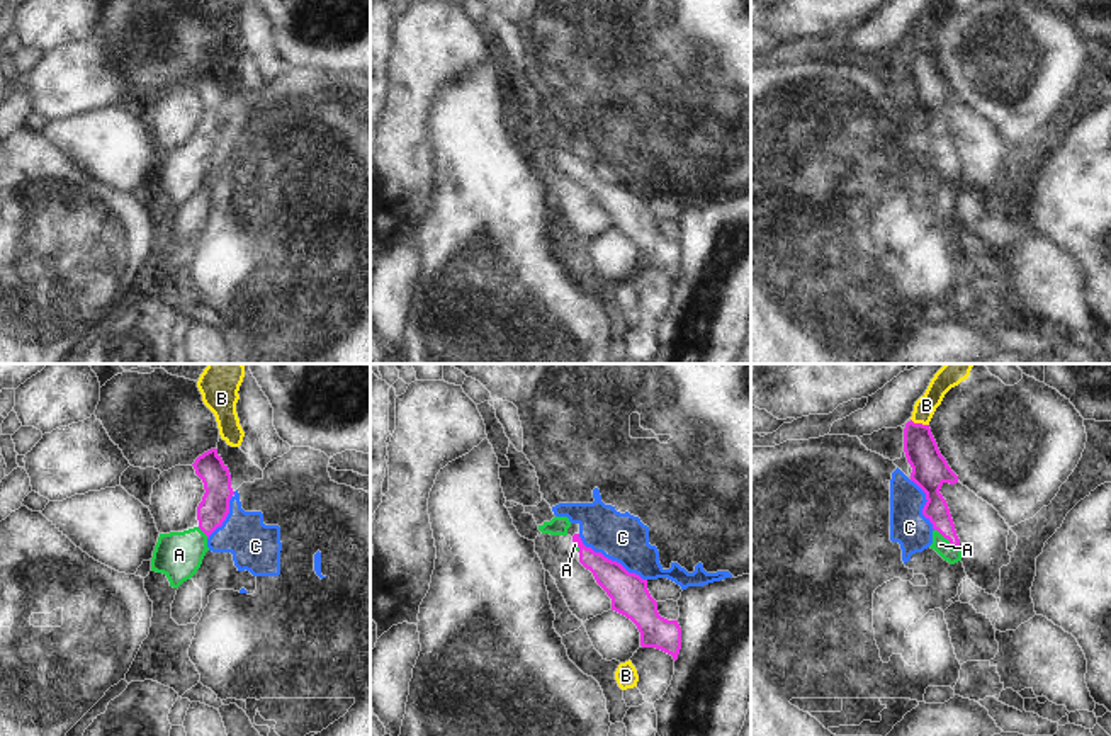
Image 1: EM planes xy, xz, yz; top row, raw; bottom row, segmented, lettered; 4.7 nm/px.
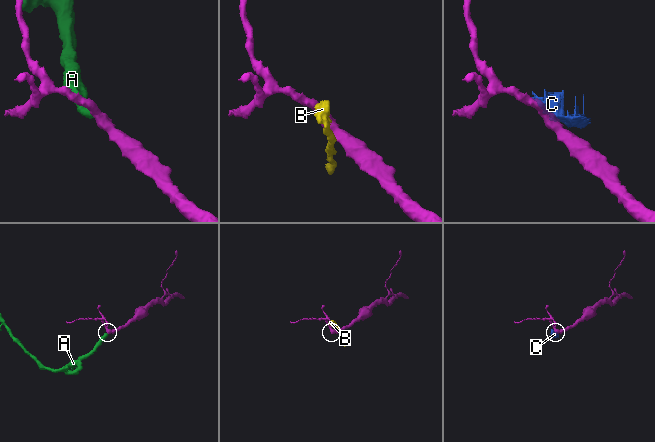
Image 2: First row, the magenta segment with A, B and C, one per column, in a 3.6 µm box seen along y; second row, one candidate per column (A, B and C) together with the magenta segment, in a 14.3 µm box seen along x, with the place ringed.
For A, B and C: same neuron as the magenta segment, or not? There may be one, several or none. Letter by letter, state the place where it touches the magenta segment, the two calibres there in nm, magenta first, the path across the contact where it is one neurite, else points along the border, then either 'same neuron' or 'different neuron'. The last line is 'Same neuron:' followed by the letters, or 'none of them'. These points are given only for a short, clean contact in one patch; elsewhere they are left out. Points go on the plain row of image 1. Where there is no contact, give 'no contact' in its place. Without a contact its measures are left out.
A: yz (947, 157) | 110/80 nm | across yz (936, 128), (947, 157), (940, 164) | same neuron
B: yz (919, 43) | 180/100 nm | along yz (911, 38), (928, 45) | different neuron
C: xz (610, 179) | 180/240 nm | different neuron
Same neuron: A

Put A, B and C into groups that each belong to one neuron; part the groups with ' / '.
A / B / C

